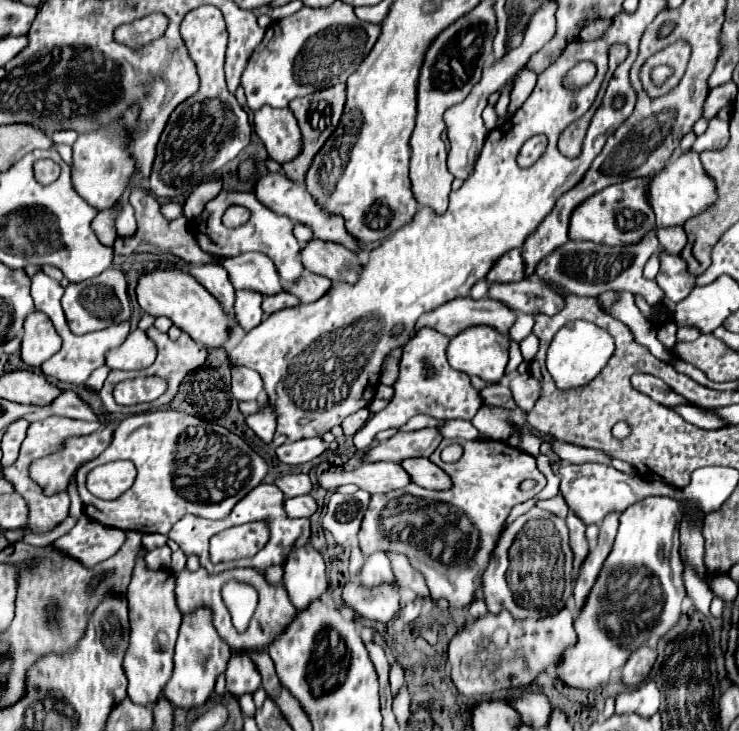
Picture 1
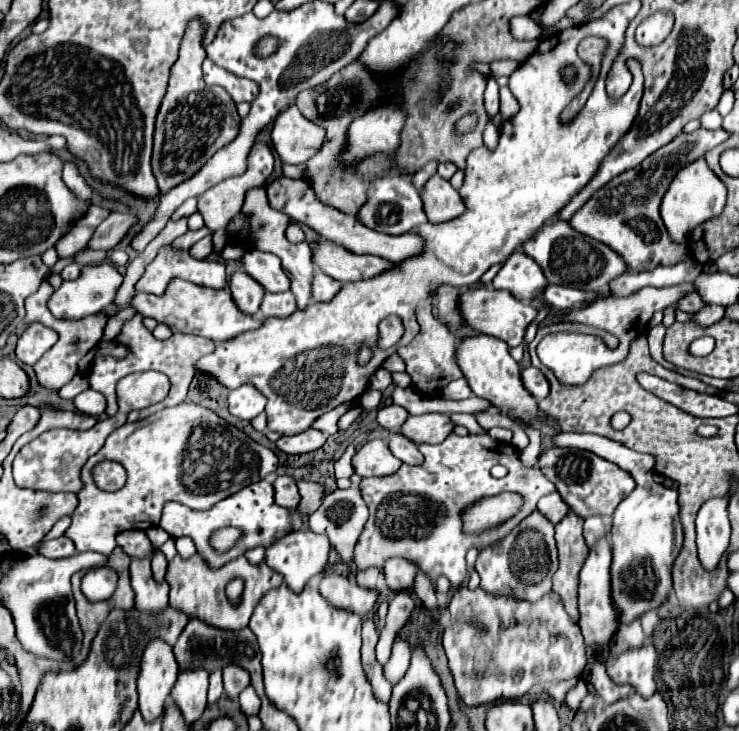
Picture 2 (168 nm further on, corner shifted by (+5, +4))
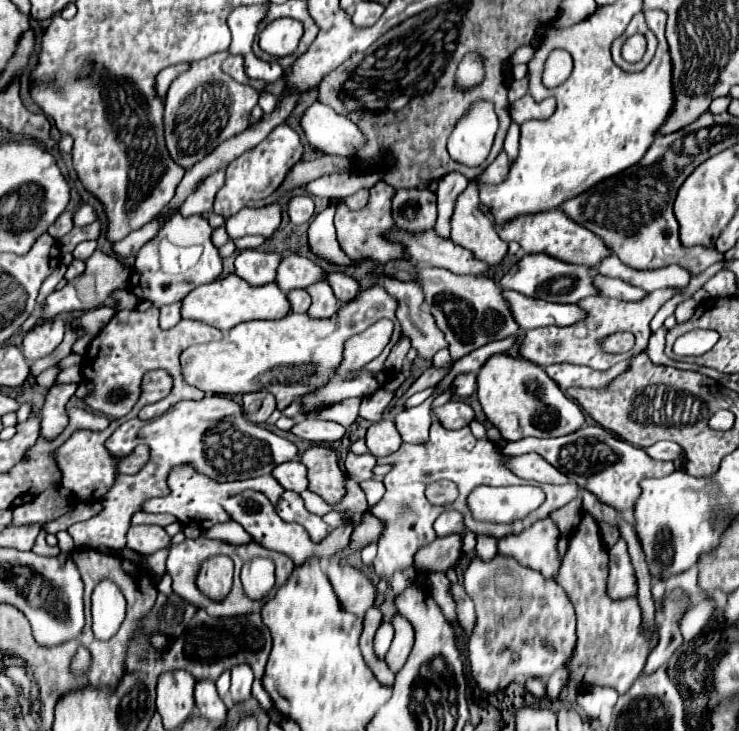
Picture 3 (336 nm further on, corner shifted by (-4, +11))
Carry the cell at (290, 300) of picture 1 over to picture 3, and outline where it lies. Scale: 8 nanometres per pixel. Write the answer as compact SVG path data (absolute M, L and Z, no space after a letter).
M293 289L287 293L287 301L291 303L291 311L295 313L305 313L309 309L309 295L303 289Z

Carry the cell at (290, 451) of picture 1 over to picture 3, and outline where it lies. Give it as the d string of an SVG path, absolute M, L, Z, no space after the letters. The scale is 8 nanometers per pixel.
M303 419L293 425L293 435L311 441L311 443L333 443L345 435L345 427L333 421L319 421L319 419Z

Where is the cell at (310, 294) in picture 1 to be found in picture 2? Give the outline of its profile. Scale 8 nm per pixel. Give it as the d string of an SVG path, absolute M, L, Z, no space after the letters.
M316 270L314 280L312 280L312 298L314 302L328 302L340 292L342 284L338 280L332 280L328 274L322 270Z

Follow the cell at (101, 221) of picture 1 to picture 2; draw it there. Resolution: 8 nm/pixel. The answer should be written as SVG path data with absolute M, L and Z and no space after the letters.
M75 226L70 229L56 244L59 258L73 256L82 248L87 247L95 229L90 226Z

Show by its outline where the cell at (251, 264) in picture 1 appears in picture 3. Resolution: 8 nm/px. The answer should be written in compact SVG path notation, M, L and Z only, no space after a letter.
M287 255L281 259L281 263L277 267L275 283L283 293L289 293L293 289L303 289L303 287L311 285L321 275L323 275L323 269L319 265L315 265L313 261L309 261L307 257Z

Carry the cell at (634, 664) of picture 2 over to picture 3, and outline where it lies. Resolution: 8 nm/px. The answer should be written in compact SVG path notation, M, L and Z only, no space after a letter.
M585 511L575 533L569 537L569 549L563 557L563 563L561 563L561 569L557 575L559 585L567 591L569 599L575 607L575 613L577 613L577 655L573 655L573 661L569 661L569 665L567 665L573 683L571 683L571 689L561 695L561 697L569 697L571 701L575 701L575 697L579 693L579 683L581 685L609 685L609 687L615 687L617 693L627 693L629 687L633 685L633 681L639 677L649 653L655 649L655 645L659 641L657 631L645 631L645 627L641 623L643 613L635 599L609 601L609 597L605 593L607 565L609 565L609 555L607 555L607 549L601 547L601 535L599 535L597 521L591 517L591 513Z

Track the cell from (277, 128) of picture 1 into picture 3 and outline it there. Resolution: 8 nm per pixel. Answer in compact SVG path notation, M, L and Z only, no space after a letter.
M313 103L305 109L301 115L301 129L307 145L323 155L349 157L365 143L353 121L349 121L345 115L333 113L333 109L321 103Z

